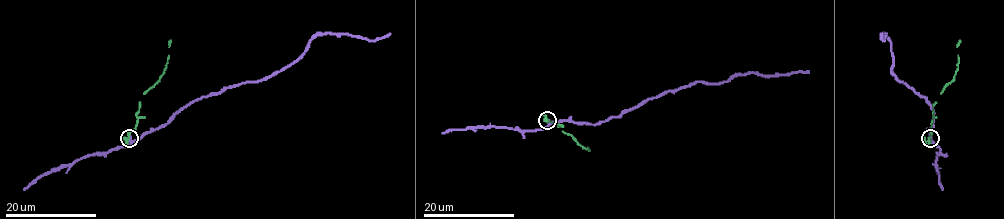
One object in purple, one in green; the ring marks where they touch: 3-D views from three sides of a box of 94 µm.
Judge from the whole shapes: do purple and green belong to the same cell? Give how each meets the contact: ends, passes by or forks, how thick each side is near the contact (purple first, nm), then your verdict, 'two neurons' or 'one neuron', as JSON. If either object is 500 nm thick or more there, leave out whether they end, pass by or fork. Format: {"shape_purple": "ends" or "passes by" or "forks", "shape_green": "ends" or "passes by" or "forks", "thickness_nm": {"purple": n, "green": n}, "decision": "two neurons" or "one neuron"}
{"shape_purple": "ends", "shape_green": "passes by", "thickness_nm": {"purple": 320, "green": 360}, "decision": "two neurons"}

